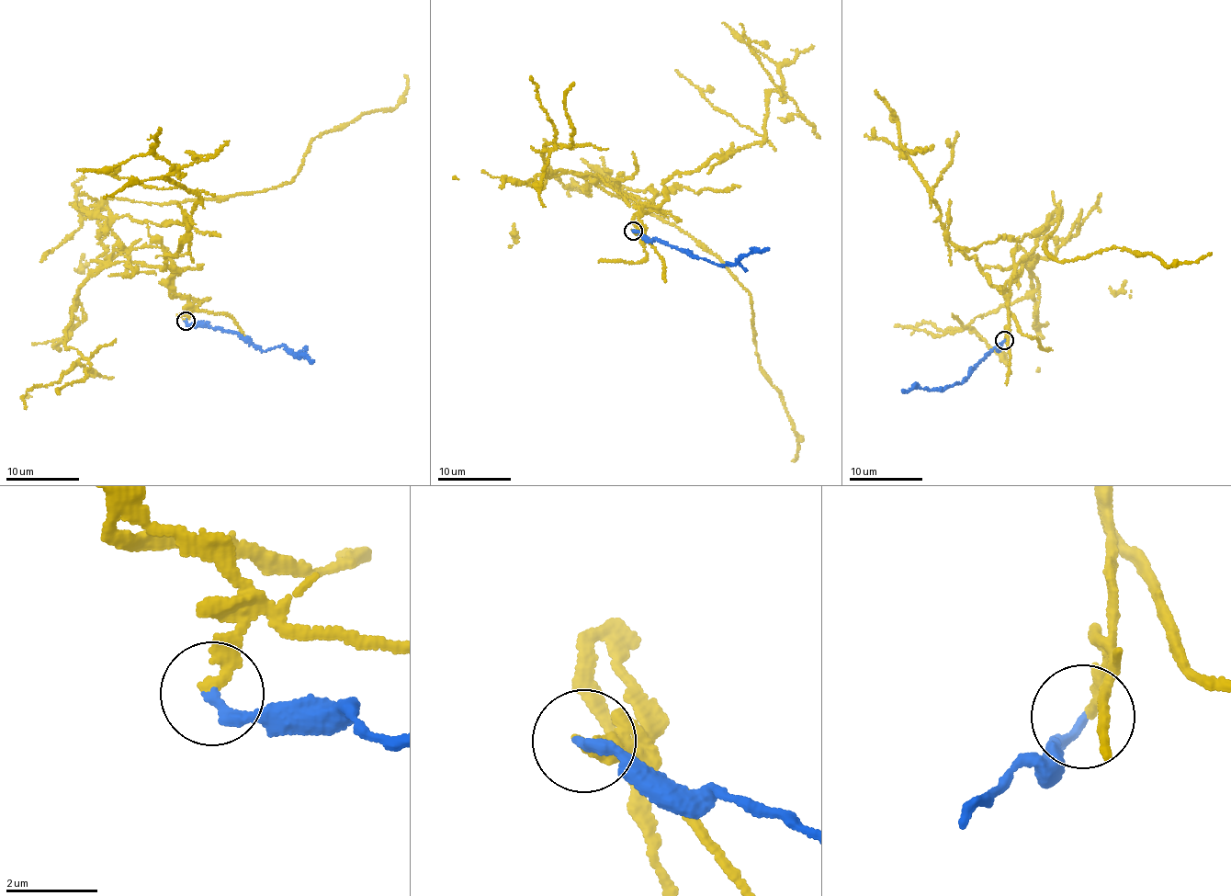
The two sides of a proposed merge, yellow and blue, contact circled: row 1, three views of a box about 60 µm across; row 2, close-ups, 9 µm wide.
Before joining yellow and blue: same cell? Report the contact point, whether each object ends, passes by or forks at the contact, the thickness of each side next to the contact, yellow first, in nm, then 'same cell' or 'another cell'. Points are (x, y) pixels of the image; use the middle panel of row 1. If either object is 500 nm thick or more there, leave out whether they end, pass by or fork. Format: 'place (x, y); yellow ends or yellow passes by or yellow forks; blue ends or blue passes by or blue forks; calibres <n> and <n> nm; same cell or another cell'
place (633, 231); yellow ends; blue ends; calibres 240 and 240 nm; another cell

